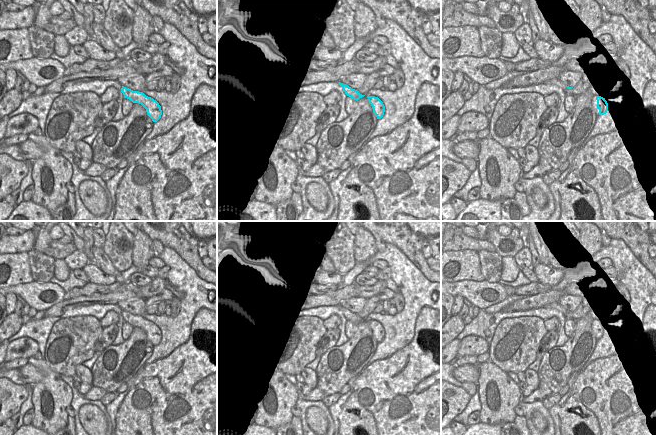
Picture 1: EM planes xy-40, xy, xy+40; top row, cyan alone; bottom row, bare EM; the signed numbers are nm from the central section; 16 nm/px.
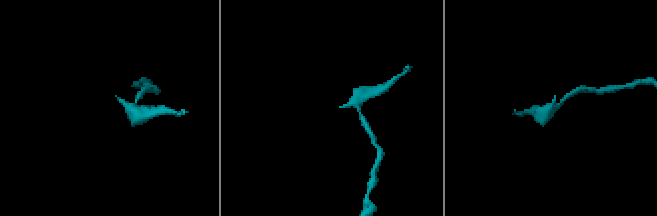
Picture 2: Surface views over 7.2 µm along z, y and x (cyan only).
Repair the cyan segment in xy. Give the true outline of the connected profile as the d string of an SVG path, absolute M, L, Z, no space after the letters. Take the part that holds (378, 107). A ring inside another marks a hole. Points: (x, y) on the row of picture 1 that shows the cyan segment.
M367 96L369 103L372 106L373 113L376 115L377 119L381 119L385 112L385 106L383 102L375 96Z

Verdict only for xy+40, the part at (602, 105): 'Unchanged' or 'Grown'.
Unchanged.

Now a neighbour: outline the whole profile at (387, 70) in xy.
M385 64L382 68L380 68L377 72L379 73L380 76L391 76L395 71L395 68L392 66Z

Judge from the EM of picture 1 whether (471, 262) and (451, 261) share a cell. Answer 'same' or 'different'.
same

